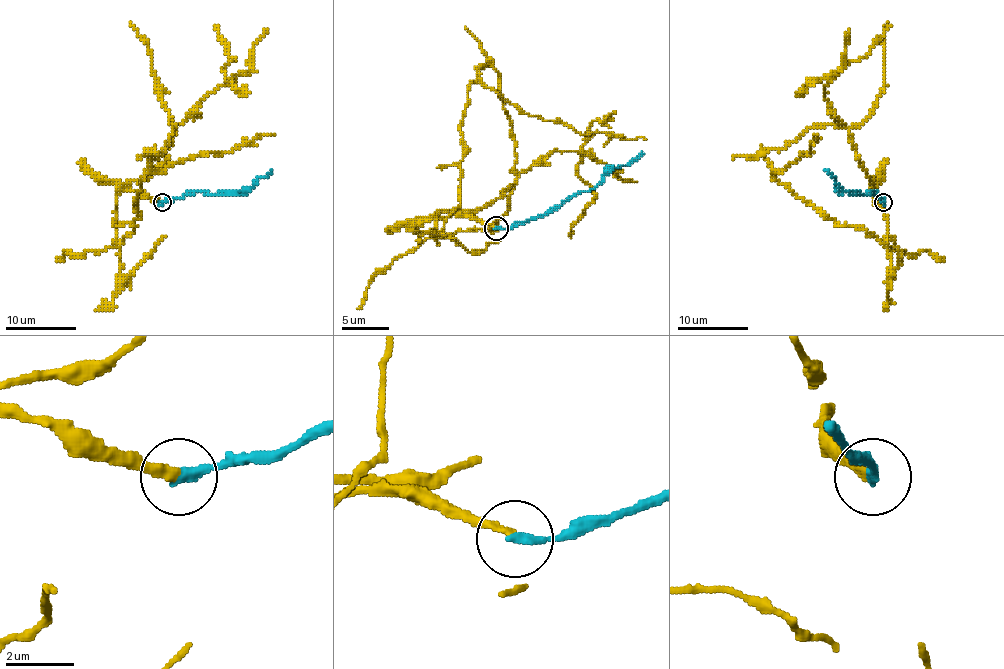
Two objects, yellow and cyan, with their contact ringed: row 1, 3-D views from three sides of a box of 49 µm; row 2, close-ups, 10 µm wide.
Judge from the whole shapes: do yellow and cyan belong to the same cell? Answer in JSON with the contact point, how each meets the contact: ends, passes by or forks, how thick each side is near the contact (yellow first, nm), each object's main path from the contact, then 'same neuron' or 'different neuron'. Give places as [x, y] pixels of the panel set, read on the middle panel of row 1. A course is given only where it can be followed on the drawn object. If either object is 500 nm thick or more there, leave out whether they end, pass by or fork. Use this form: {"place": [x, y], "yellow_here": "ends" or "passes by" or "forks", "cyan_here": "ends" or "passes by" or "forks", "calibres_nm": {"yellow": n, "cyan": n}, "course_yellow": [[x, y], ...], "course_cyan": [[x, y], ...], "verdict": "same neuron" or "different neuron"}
{"place": [496, 228], "yellow_here": "ends", "cyan_here": "ends", "calibres_nm": {"yellow": 240, "cyan": 280}, "course_yellow": [[496, 226], [439, 215], [434, 236], [460, 203], [460, 120], [472, 83], [583, 135], [646, 139]], "course_cyan": [[496, 229], [510, 229], [543, 217], [573, 196], [590, 191], [608, 175], [644, 153]], "verdict": "different neuron"}

